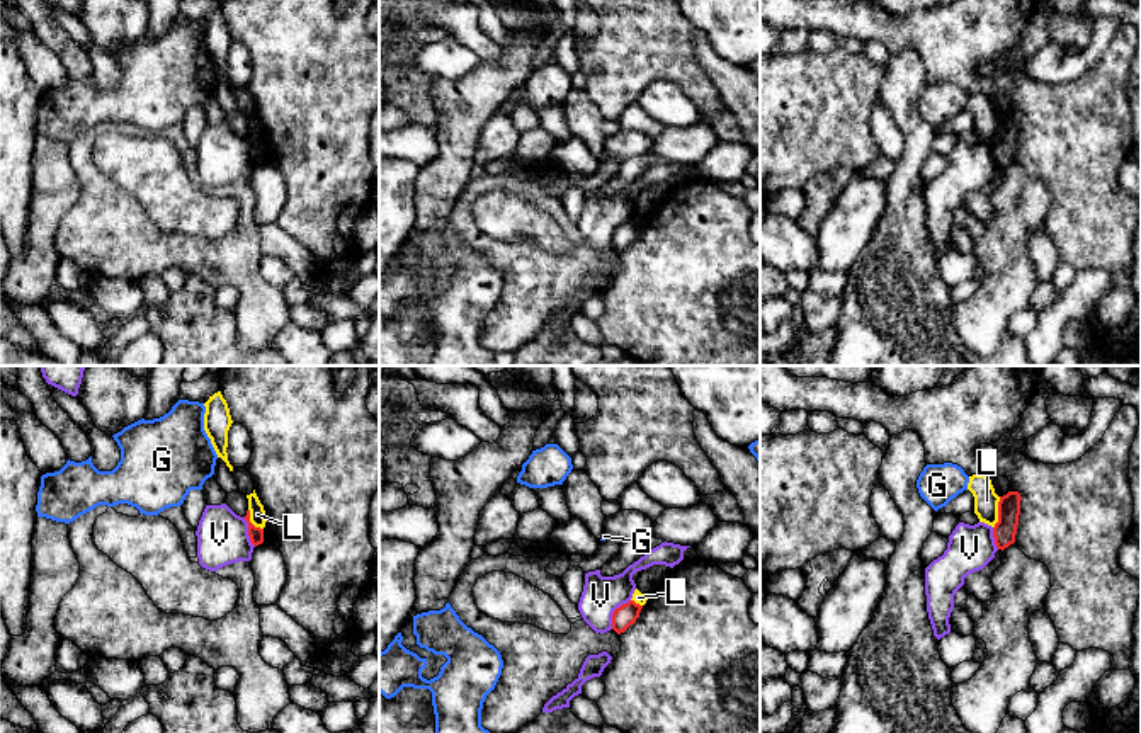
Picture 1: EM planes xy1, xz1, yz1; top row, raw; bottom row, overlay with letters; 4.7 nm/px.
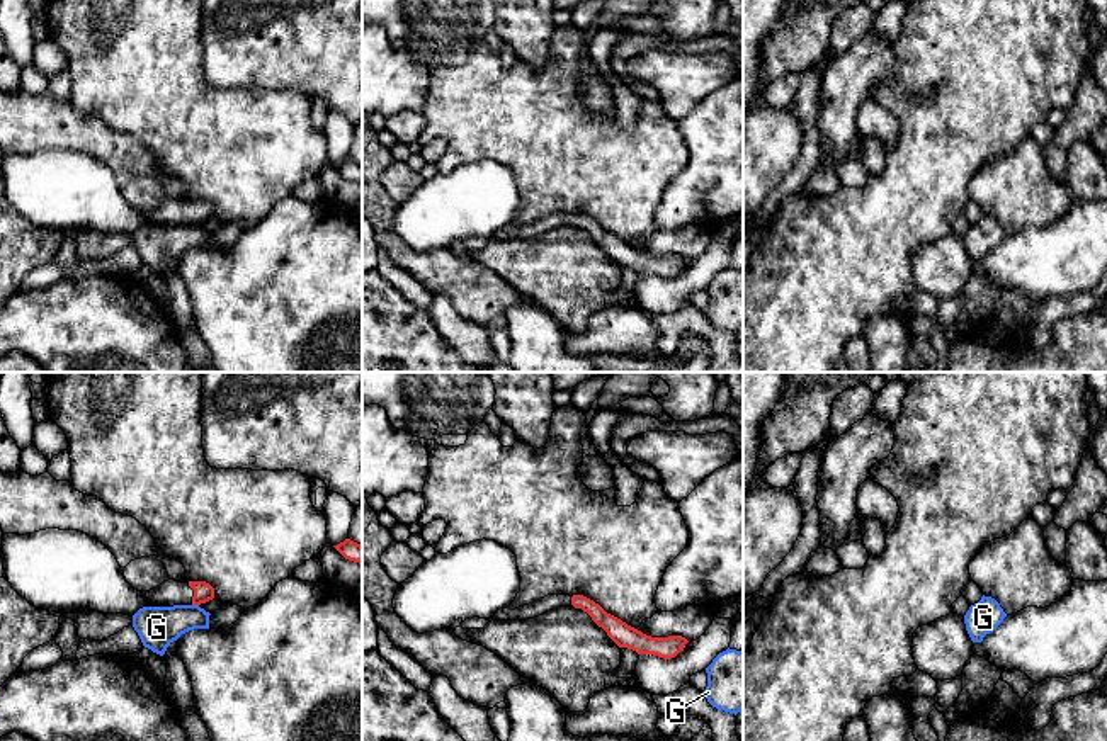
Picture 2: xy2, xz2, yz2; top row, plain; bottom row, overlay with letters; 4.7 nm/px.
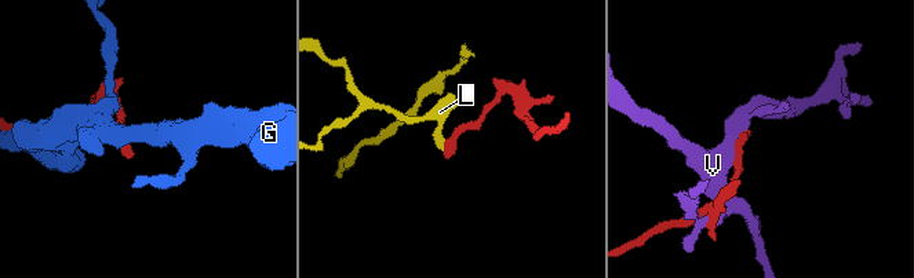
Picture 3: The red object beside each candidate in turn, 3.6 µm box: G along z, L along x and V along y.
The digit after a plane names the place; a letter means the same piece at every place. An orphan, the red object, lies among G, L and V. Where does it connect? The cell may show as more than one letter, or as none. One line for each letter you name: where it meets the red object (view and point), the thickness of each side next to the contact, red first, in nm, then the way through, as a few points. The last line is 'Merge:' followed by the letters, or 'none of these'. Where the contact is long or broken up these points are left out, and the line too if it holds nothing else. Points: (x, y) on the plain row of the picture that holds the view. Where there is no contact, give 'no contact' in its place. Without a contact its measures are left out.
Merge: none of these

